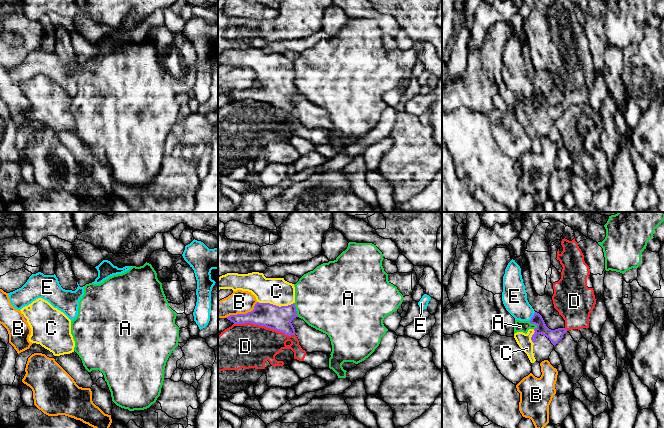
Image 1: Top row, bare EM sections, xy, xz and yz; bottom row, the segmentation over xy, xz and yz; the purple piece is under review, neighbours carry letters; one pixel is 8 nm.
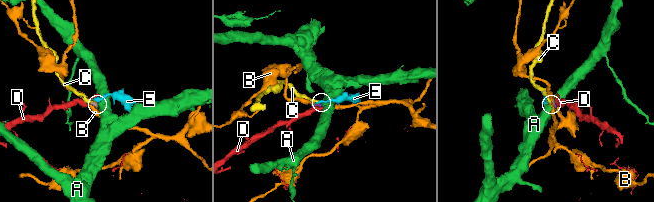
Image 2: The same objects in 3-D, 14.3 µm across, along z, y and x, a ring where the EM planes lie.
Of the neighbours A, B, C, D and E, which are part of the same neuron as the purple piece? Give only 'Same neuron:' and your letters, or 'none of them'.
Same neuron: C

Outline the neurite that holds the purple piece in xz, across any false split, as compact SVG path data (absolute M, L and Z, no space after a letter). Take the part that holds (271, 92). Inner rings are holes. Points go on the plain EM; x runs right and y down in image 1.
M259 48L248 50L227 49L218 54L218 66L220 65L248 67L256 73L257 79L251 88L226 93L234 100L251 99L265 102L288 112L295 111L295 105L291 99L294 94L298 93L295 83L294 60L285 57L284 54L266 54L263 49Z

